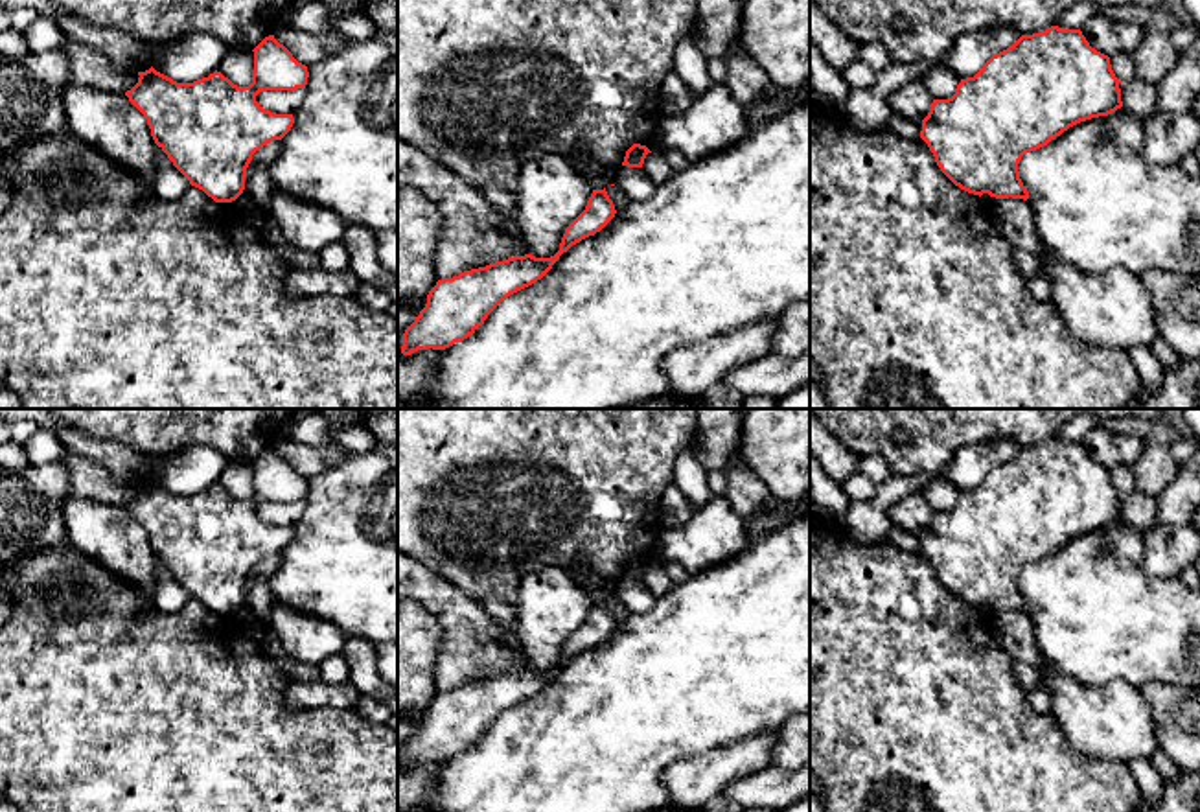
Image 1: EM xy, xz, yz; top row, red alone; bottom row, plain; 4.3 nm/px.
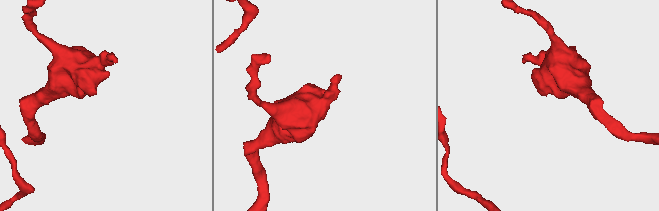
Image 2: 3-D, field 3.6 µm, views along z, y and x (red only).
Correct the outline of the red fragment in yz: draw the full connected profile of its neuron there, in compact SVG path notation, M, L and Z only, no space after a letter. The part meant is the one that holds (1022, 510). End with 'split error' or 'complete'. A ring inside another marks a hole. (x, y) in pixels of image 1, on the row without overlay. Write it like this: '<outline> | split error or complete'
M1051 438L1045 444L1021 447L1010 460L992 468L974 488L961 492L948 512L933 512L922 532L920 551L928 556L940 584L961 602L996 611L1029 611L1018 584L1025 565L1036 563L1060 549L1069 539L1108 528L1123 519L1119 492L1110 470L1090 458L1080 442Z | complete

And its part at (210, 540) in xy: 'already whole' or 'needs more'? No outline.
already whole

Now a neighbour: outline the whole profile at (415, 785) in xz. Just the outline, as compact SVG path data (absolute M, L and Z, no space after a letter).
M427 709L414 716L398 714L398 812L425 812L434 799L433 781L440 762L418 762L401 766L403 746L425 720Z

